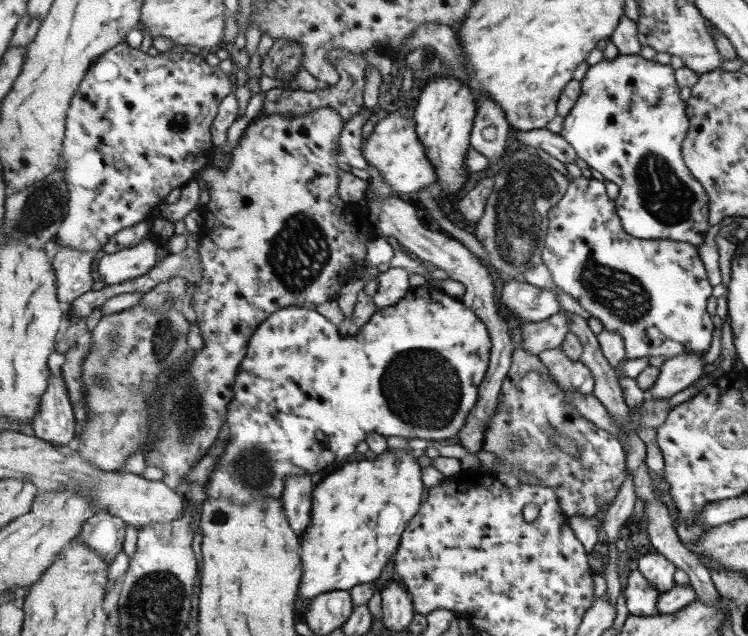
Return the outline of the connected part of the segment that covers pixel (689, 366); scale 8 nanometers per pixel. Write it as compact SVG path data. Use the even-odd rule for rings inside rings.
M690 352L666 358L659 368L654 387L646 392L648 398L669 400L677 392L694 385L704 375L704 356L705 353Z

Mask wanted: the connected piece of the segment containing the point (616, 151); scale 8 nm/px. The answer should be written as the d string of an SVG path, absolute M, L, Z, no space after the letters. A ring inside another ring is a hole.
M618 54L615 59L604 59L602 62L594 66L588 67L586 75L581 82L581 93L578 97L578 103L572 110L572 113L565 117L565 126L562 135L576 150L578 156L585 160L590 167L602 173L602 176L610 182L616 183L620 187L620 192L615 200L617 202L617 210L621 214L621 223L625 230L633 235L634 238L642 240L655 240L658 238L670 238L676 242L690 242L691 245L698 246L704 239L706 233L710 231L709 217L709 194L702 187L702 184L690 173L690 169L686 166L682 158L682 142L688 134L690 128L688 115L686 115L686 101L680 98L680 88L676 82L676 71L670 65L658 63L655 60L647 60L642 58L640 54L634 56L626 56Z

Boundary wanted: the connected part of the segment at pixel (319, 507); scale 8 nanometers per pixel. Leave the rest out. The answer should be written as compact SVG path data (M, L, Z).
M390 449L380 457L360 462L349 462L326 476L316 487L313 496L311 526L302 535L302 556L305 578L302 581L300 604L312 604L314 598L334 591L350 591L355 586L378 580L388 562L394 560L401 548L403 534L409 530L413 519L421 512L428 496L425 468L414 454Z

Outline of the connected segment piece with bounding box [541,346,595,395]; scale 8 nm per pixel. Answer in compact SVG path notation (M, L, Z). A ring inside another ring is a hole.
M563 346L544 351L541 359L550 367L564 391L577 392L578 395L590 395L594 391L595 380L591 370L581 360L572 360Z

